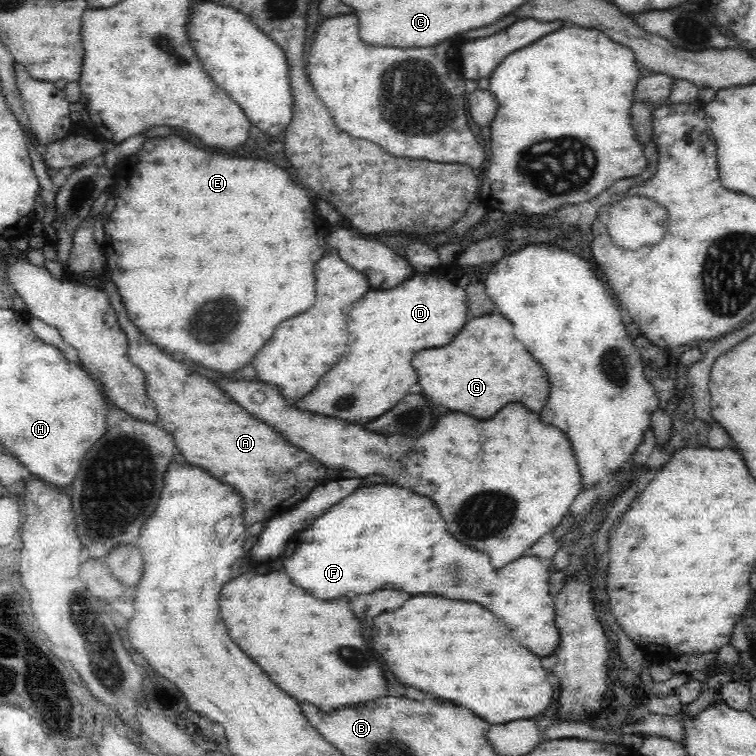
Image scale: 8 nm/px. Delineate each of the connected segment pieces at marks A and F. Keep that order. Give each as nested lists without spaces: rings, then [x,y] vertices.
[[[115,284],[102,290],[110,299],[120,328],[126,332],[130,361],[147,377],[146,389],[157,412],[158,426],[174,434],[176,448],[190,464],[206,468],[218,480],[234,486],[244,496],[244,525],[252,526],[254,522],[266,521],[292,510],[314,488],[326,481],[327,468],[311,454],[290,446],[290,441],[242,410],[208,378],[194,372],[183,362],[172,360],[169,354],[164,354],[166,351],[146,339],[128,317]]]
[[[394,483],[358,485],[350,496],[309,523],[300,536],[305,540],[299,541],[293,551],[284,556],[283,570],[286,568],[294,584],[310,590],[310,594],[316,598],[354,598],[356,594],[368,594],[384,586],[394,586],[410,594],[442,594],[454,600],[474,600],[494,612],[510,632],[518,634],[514,640],[518,640],[518,644],[524,648],[530,648],[530,652],[536,656],[548,658],[556,654],[560,637],[555,621],[554,597],[548,585],[551,562],[538,561],[536,557],[526,554],[504,568],[494,570],[484,552],[470,550],[450,536],[436,504],[430,504],[426,496],[406,492],[404,488],[394,488]]]

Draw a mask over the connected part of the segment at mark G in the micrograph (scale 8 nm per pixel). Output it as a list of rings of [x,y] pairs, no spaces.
[[[502,314],[470,320],[454,342],[418,352],[412,364],[420,376],[426,398],[452,412],[478,416],[478,420],[494,418],[496,412],[514,400],[540,412],[550,392],[546,370],[514,338],[514,328]]]

